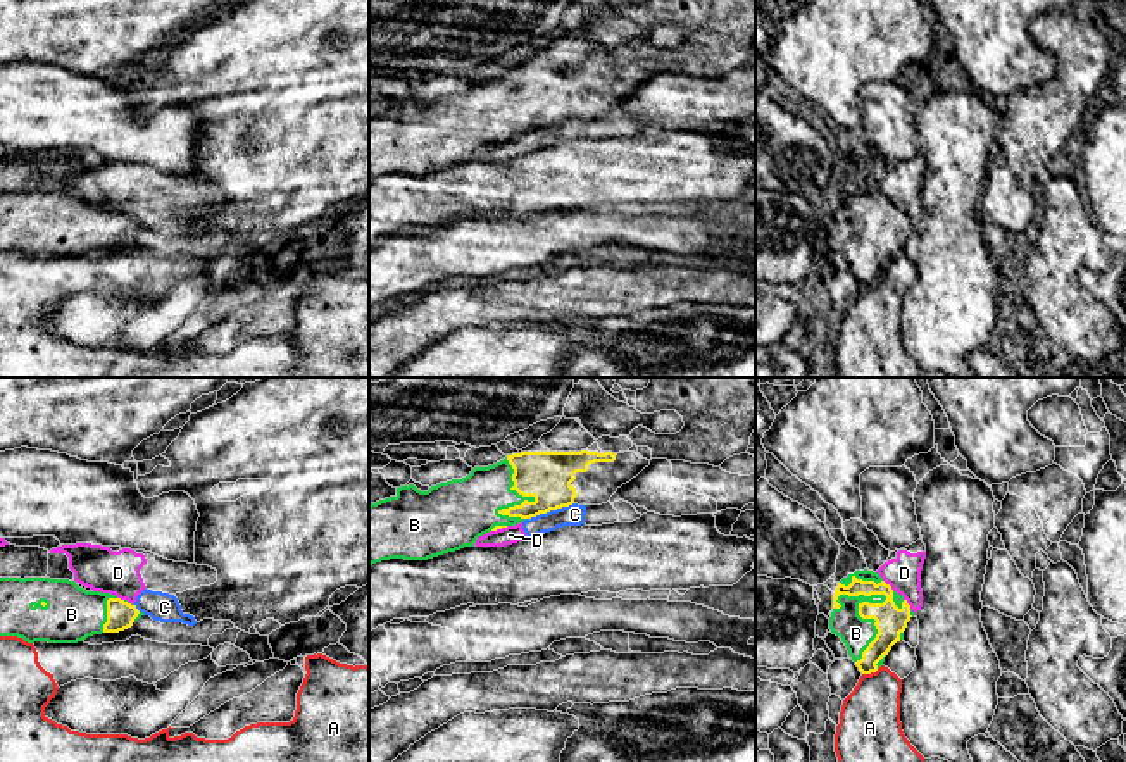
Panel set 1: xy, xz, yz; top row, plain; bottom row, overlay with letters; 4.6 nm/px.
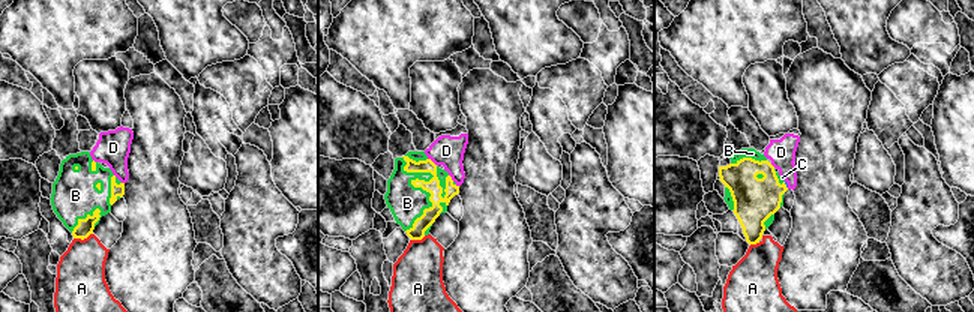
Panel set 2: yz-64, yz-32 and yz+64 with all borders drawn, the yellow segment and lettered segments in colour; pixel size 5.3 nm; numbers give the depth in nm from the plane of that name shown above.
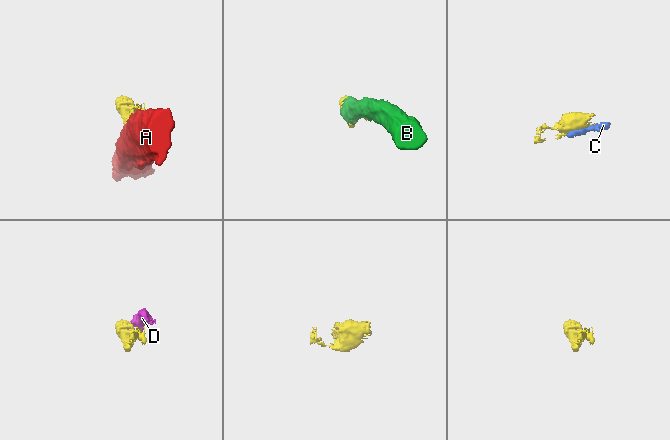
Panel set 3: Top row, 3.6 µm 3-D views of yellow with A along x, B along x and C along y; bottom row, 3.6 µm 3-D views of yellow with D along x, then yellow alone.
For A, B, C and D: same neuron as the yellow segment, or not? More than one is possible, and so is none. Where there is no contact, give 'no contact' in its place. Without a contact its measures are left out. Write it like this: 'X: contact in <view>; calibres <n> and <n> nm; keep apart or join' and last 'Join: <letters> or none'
A: contact in yz; calibres 130 and 280 nm; keep apart
B: contact in yz; calibres 140 and 150 nm; join
C: contact in xz; calibres 240 and 100 nm; keep apart
D: contact in yz; calibres 140 and 160 nm; keep apart
Join: B

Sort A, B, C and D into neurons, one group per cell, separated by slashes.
A / B / C D

